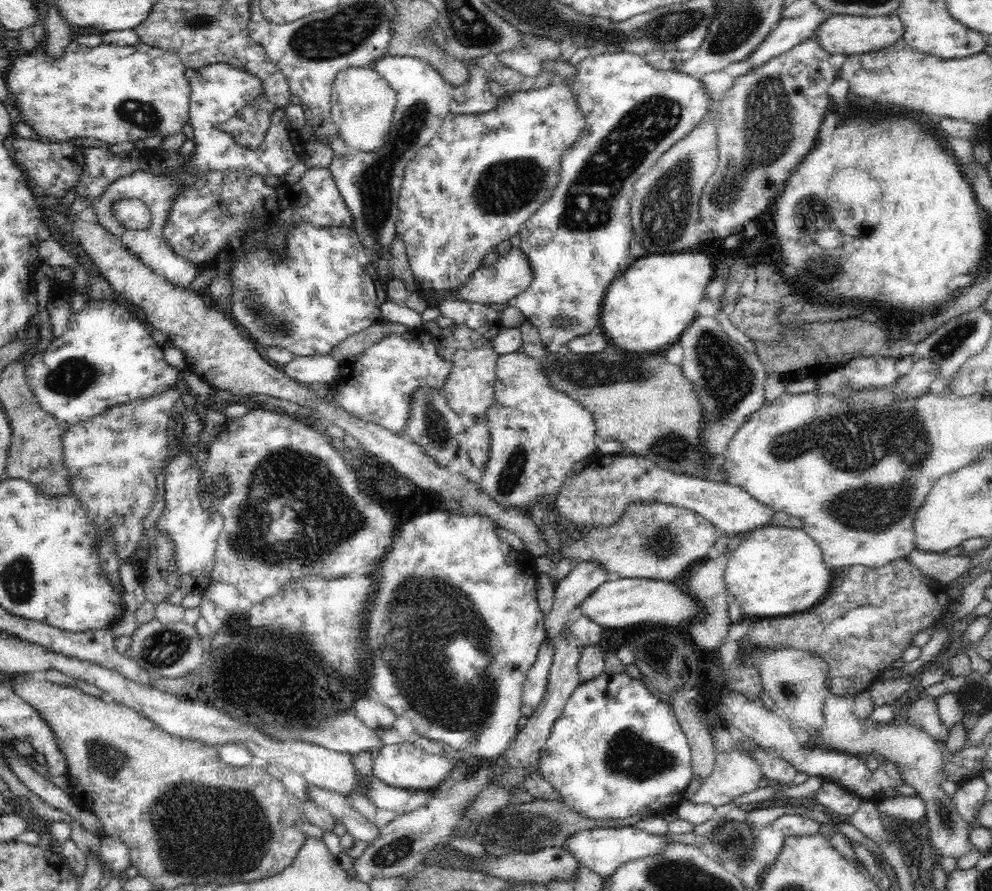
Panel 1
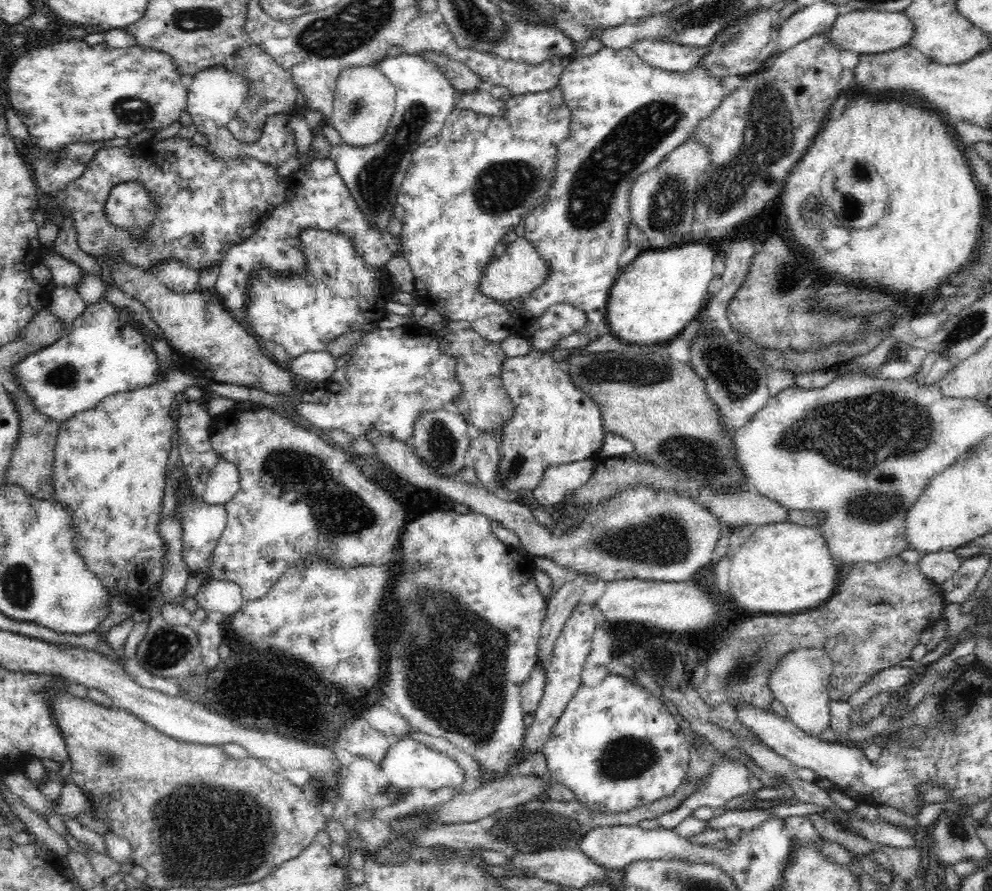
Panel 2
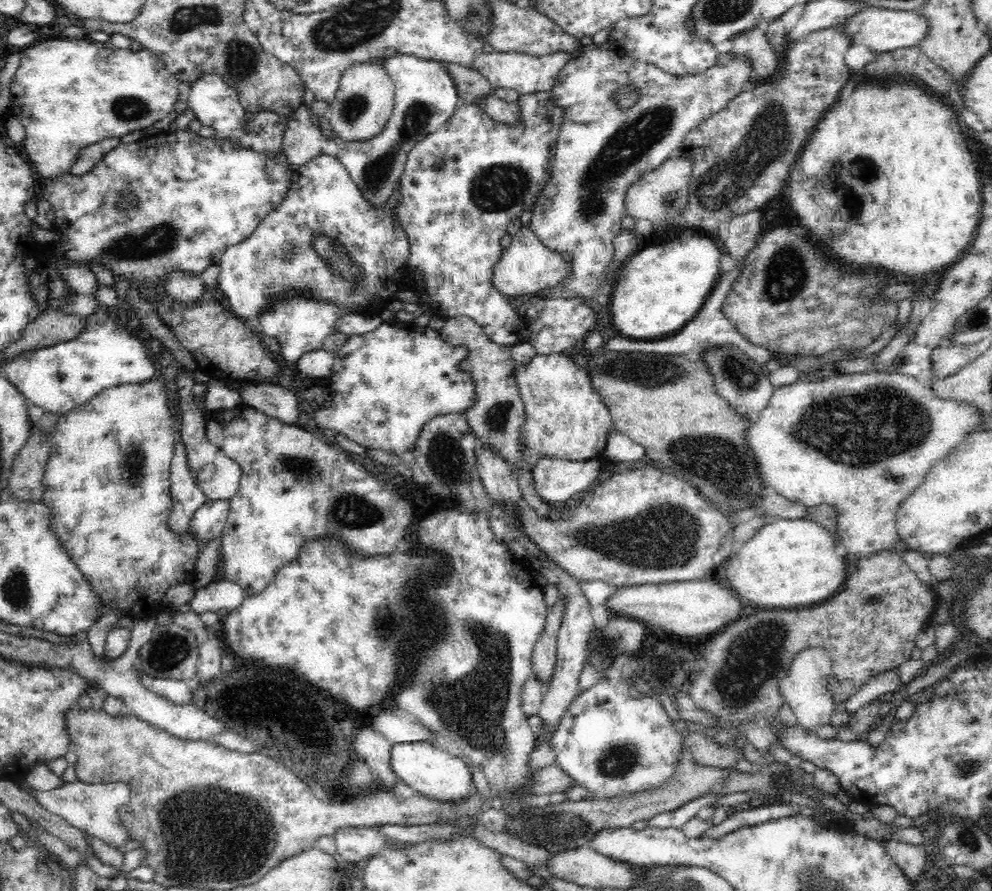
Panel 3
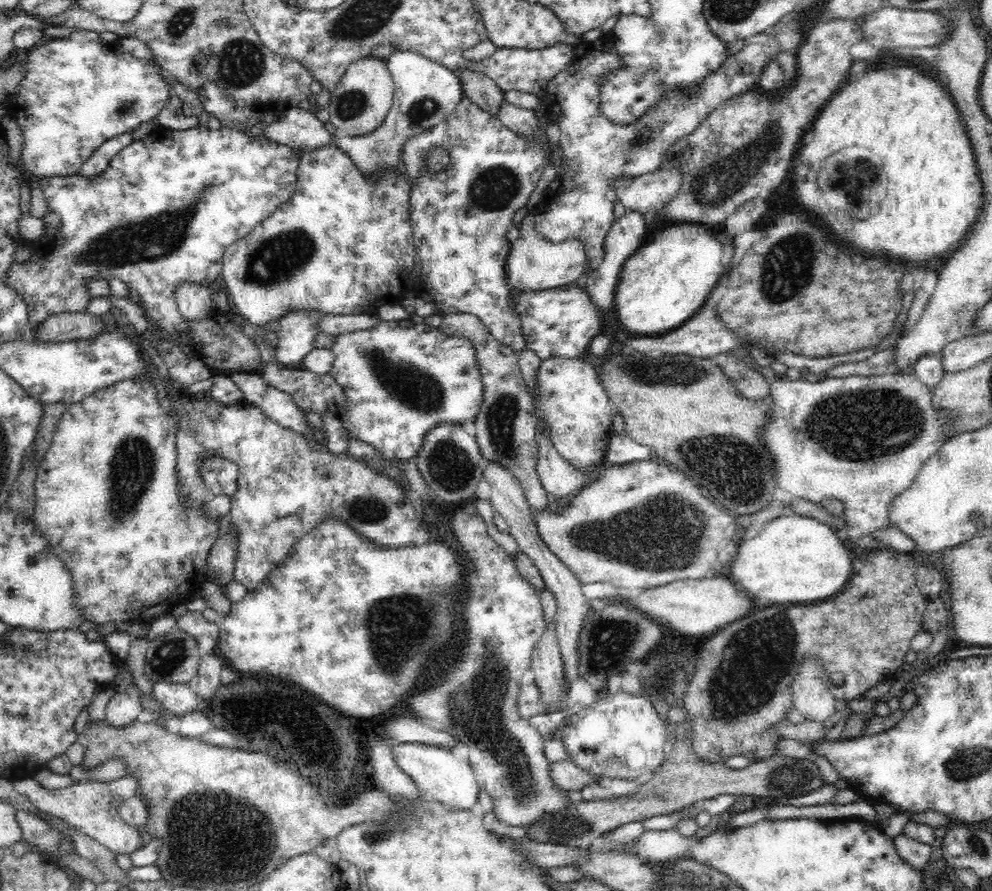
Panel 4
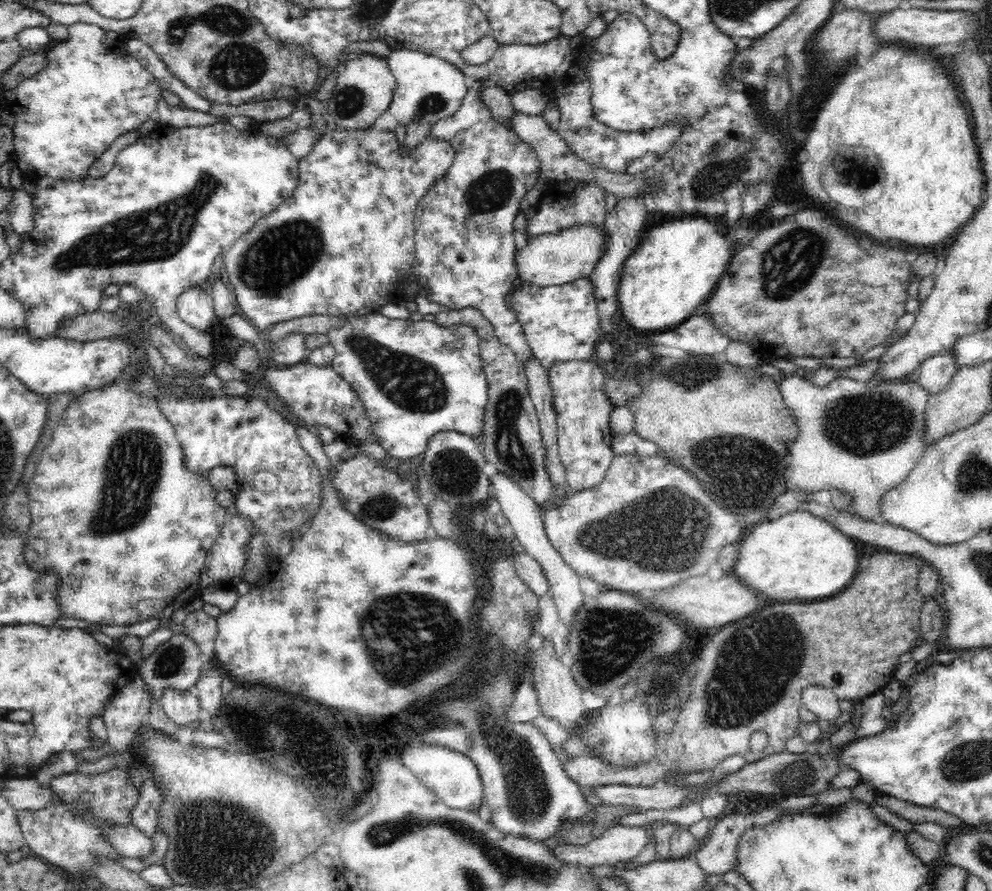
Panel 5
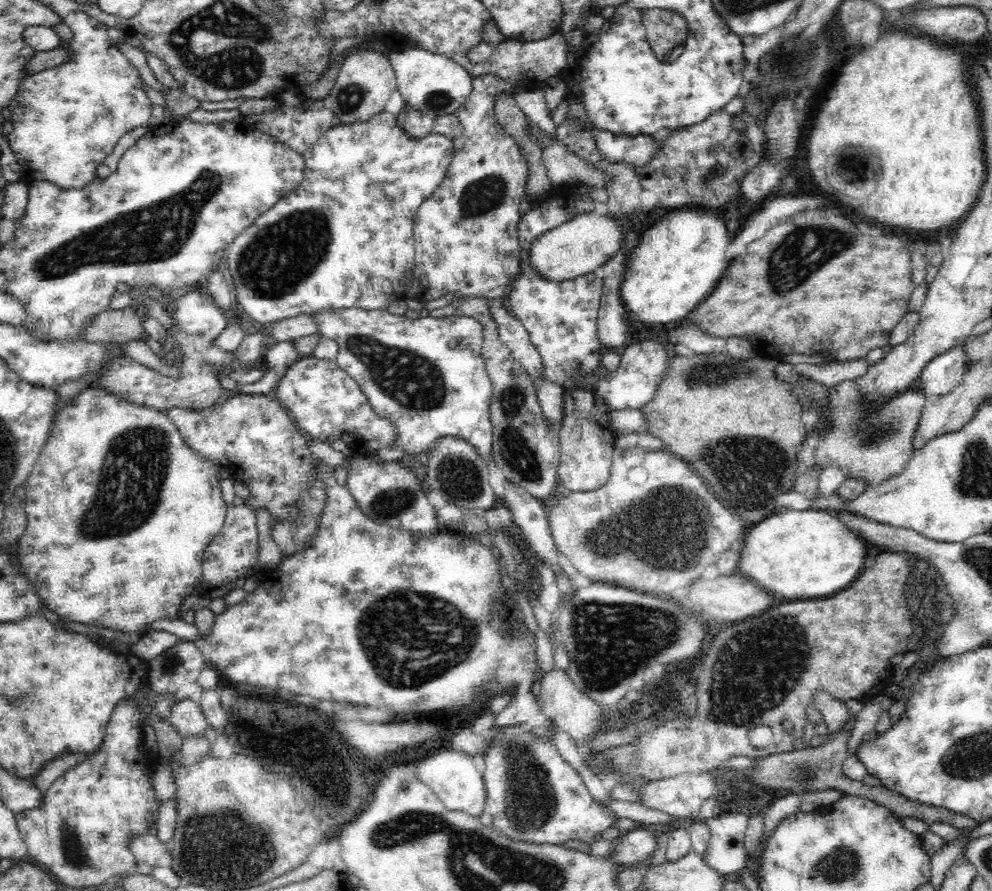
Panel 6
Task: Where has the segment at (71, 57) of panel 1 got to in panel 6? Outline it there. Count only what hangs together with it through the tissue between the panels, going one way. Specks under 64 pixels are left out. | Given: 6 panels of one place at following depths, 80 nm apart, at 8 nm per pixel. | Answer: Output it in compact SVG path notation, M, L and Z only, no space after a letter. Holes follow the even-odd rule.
M82 11L70 14L64 23L74 33L72 42L64 46L71 52L72 60L24 78L9 106L14 130L6 138L22 165L23 180L28 183L45 180L63 189L79 189L98 177L95 172L99 164L114 150L124 134L148 123L153 103L146 95L146 85L138 68L120 52L117 44L110 42L108 27Z

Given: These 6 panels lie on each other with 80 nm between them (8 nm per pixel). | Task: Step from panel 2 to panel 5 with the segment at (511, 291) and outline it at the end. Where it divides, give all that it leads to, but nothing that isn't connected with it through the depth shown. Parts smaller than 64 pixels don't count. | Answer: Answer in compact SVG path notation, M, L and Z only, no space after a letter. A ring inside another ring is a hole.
M578 224L558 234L528 235L527 244L515 256L516 275L521 284L558 286L587 278L605 253L607 234L603 226Z

